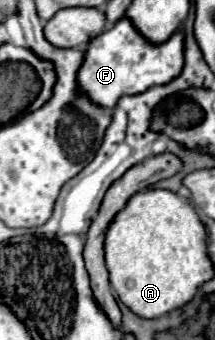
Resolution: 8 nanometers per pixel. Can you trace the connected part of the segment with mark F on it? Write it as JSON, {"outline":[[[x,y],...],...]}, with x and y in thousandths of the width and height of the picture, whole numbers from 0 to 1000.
{"outline":[[[563,53],[526,82],[442,106],[405,147],[395,171],[358,206],[367,265],[423,288],[451,312],[526,318],[572,276],[656,276],[721,247],[777,247],[833,224],[851,200],[851,100],[814,94],[758,129],[693,129],[609,71],[609,59]]]}

